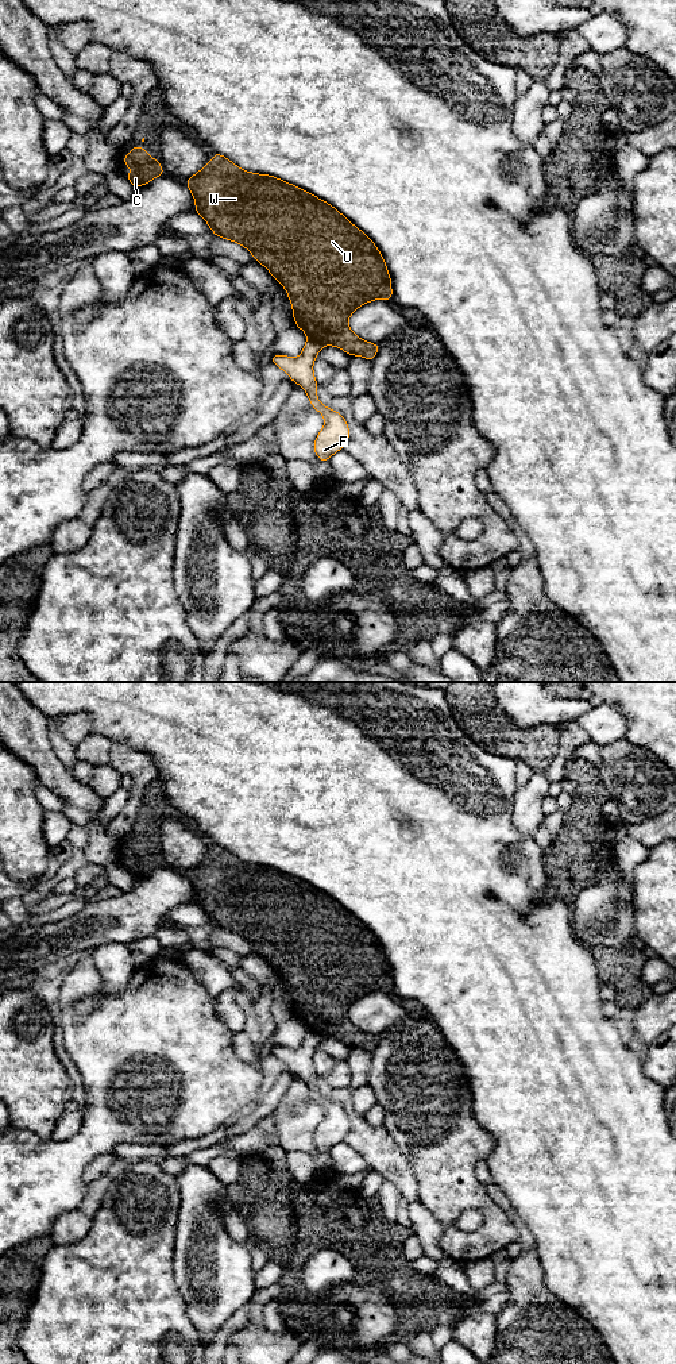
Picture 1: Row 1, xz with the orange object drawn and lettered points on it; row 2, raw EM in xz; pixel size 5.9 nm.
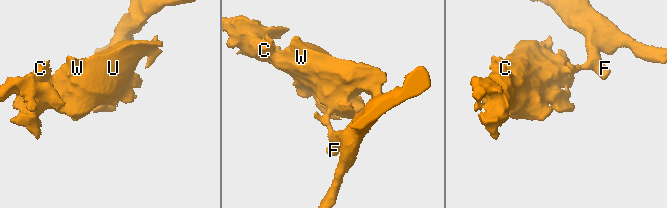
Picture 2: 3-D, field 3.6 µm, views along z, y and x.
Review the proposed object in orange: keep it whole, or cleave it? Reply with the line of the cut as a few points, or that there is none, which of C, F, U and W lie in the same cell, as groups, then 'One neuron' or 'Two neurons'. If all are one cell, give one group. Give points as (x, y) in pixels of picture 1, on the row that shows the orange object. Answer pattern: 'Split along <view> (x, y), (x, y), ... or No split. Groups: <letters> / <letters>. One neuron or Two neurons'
Split along xz (308, 338), (321, 346). Groups: C U W / F. Two neurons

